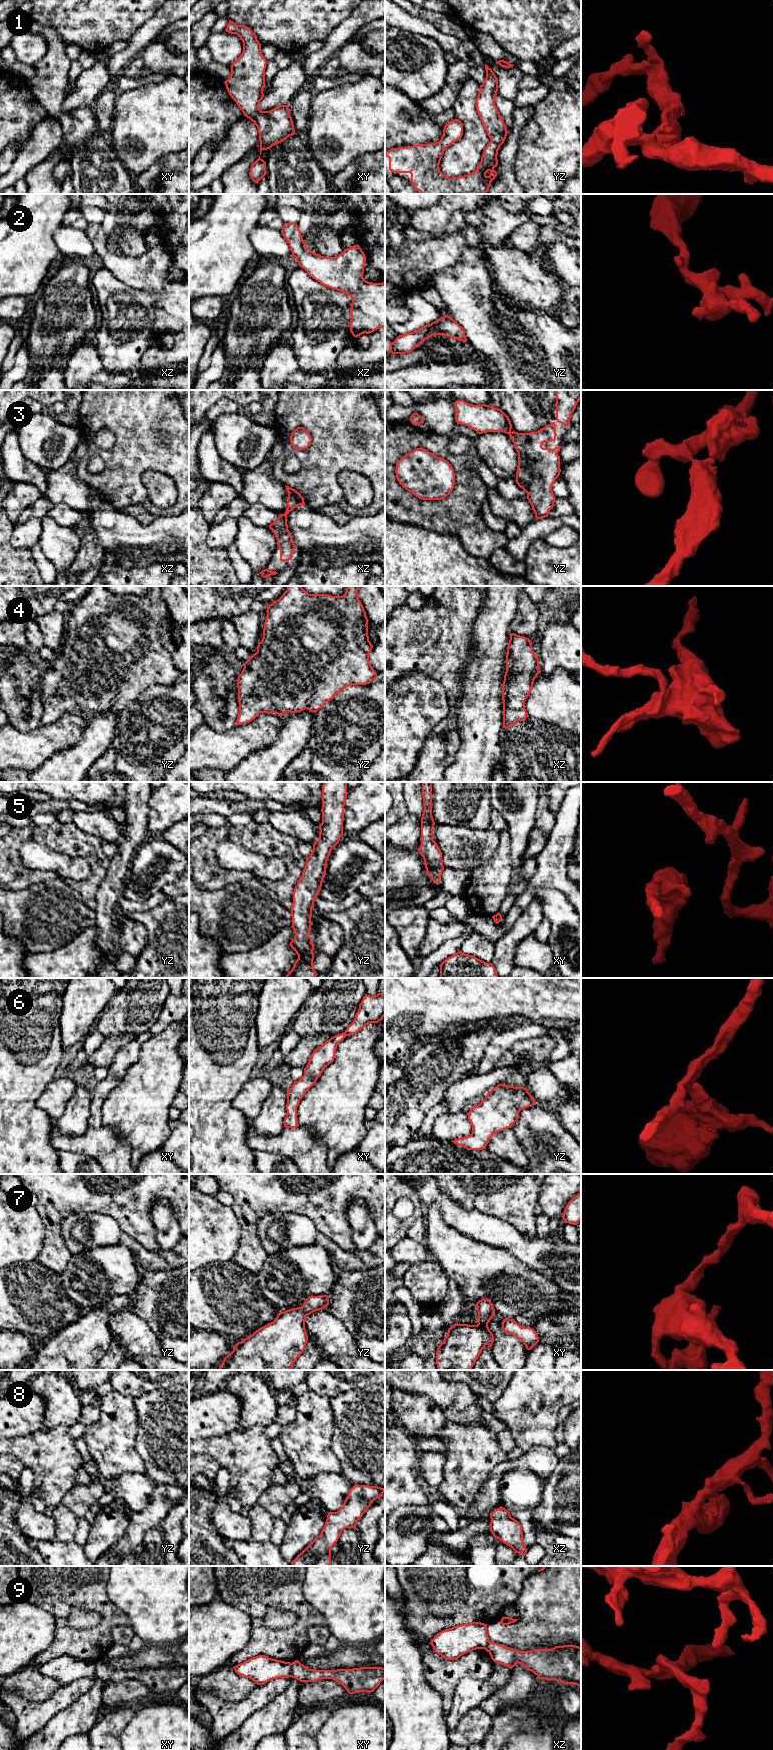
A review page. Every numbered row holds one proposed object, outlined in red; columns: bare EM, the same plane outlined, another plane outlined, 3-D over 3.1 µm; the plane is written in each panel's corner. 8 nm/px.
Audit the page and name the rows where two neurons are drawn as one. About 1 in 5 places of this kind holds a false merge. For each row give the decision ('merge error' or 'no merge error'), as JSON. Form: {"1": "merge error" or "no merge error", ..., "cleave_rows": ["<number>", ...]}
{"1": "no merge error", "2": "no merge error", "3": "no merge error", "4": "no merge error", "5": "no merge error", "6": "no merge error", "7": "no merge error", "8": "no merge error", "9": "merge error", "cleave_rows": ["9"]}

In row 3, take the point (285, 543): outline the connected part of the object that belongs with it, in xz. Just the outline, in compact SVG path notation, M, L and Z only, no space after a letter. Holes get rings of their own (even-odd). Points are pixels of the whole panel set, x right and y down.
M286 486L288 492L287 509L284 514L281 514L274 523L269 525L269 528L275 534L277 546L280 549L280 560L289 561L292 558L292 553L296 549L292 535L288 530L287 515L297 506L305 506L304 498L295 489Z

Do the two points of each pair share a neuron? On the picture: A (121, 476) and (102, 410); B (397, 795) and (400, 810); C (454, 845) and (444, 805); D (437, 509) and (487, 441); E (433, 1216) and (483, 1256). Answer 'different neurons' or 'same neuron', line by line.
A: same neuron
B: same neuron
C: different neurons
D: different neurons
E: same neuron

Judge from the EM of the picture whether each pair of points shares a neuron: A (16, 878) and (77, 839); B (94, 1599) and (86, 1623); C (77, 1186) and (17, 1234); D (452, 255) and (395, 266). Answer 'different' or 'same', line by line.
A: same
B: different
C: different
D: same

